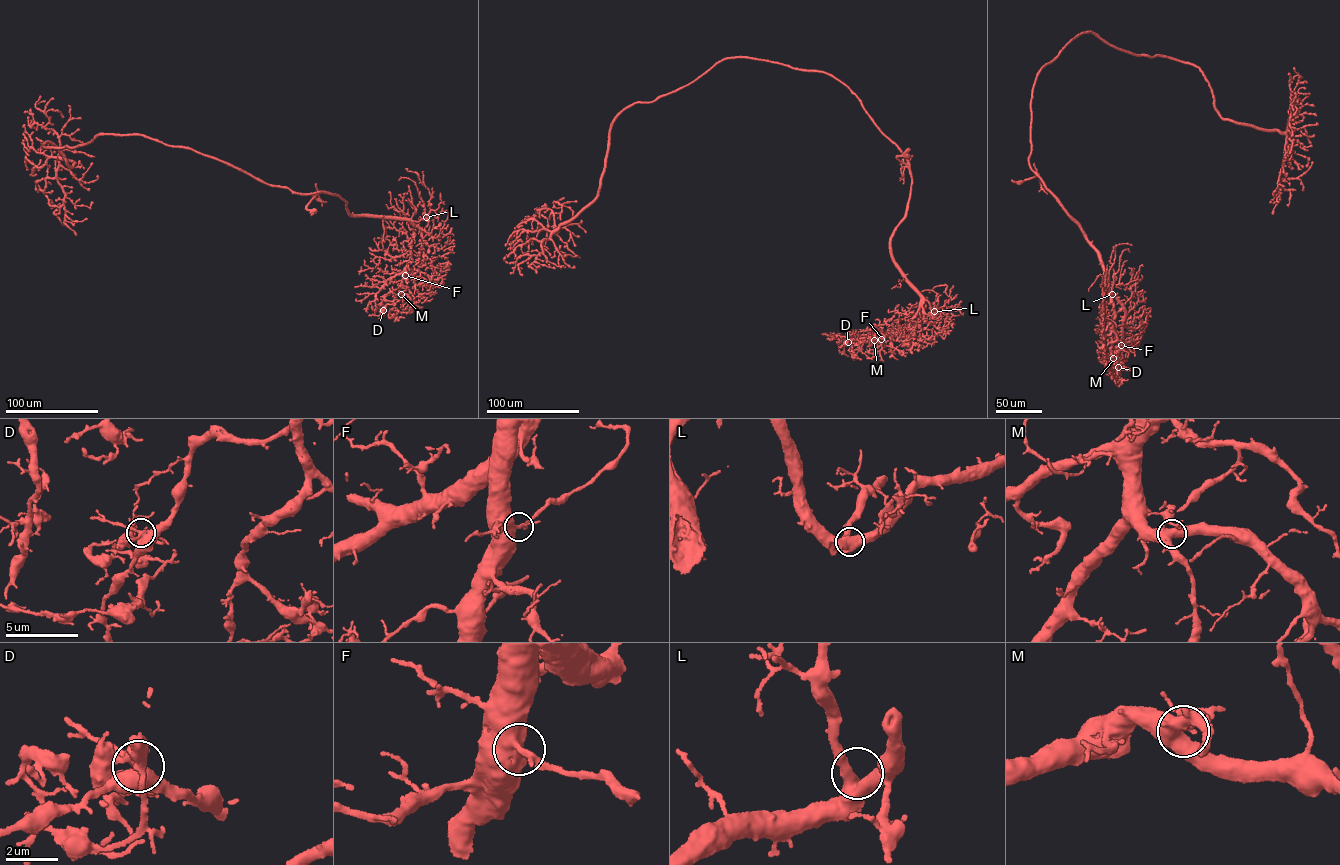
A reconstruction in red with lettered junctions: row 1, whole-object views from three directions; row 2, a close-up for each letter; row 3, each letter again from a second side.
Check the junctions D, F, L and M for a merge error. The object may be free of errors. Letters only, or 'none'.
D

